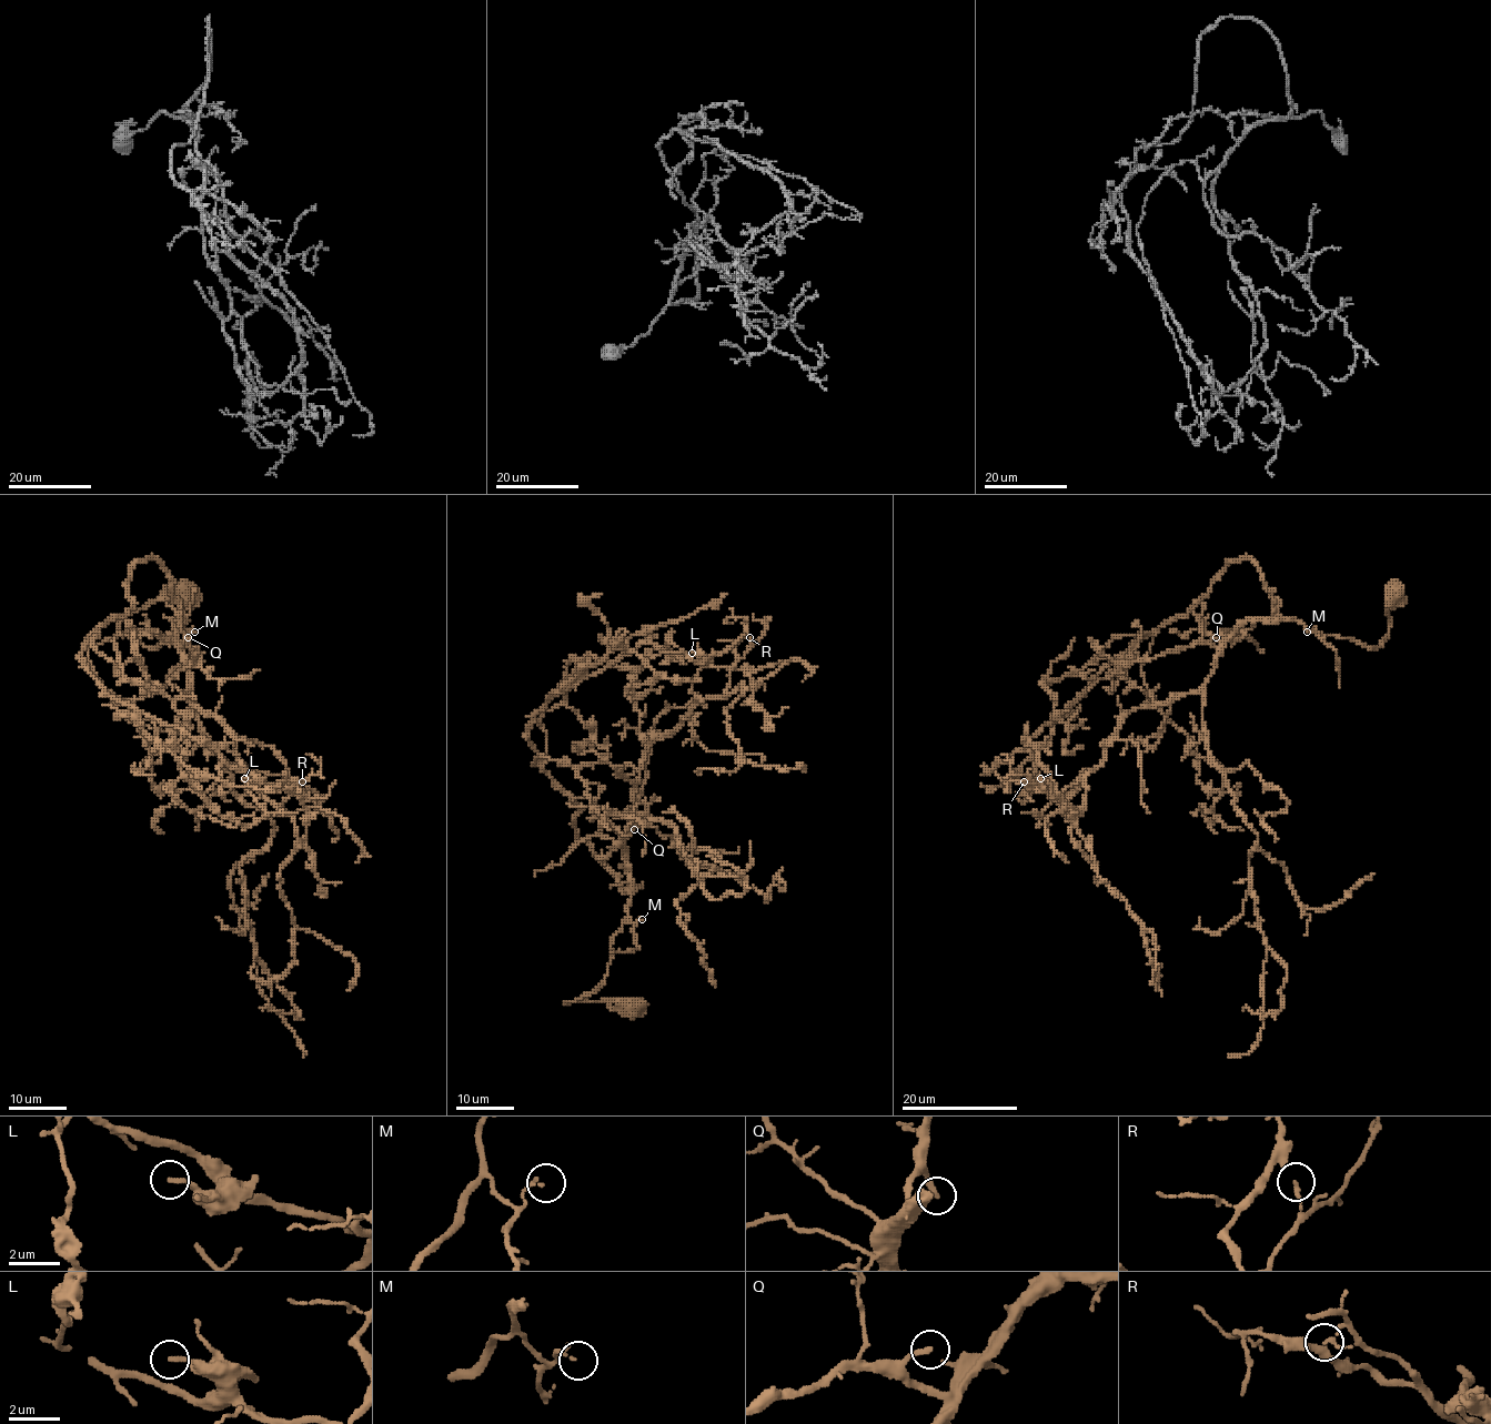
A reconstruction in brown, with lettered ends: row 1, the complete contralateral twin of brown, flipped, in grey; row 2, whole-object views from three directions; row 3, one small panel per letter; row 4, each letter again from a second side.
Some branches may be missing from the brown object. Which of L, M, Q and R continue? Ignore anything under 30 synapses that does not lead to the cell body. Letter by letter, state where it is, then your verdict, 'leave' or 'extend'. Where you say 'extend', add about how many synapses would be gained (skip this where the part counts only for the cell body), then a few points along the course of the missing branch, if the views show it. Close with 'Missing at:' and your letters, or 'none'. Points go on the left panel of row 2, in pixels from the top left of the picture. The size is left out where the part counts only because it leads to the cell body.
L: at (244, 778); leave
M: at (194, 632); leave
Q: at (188, 637); extend; about 40 synapses; missing branch runs (188, 637), (224, 608), (241, 605), (254, 606), (281, 627), (279, 632), (259, 642), (203, 656)
R: at (302, 781); leave
Missing at: Q

